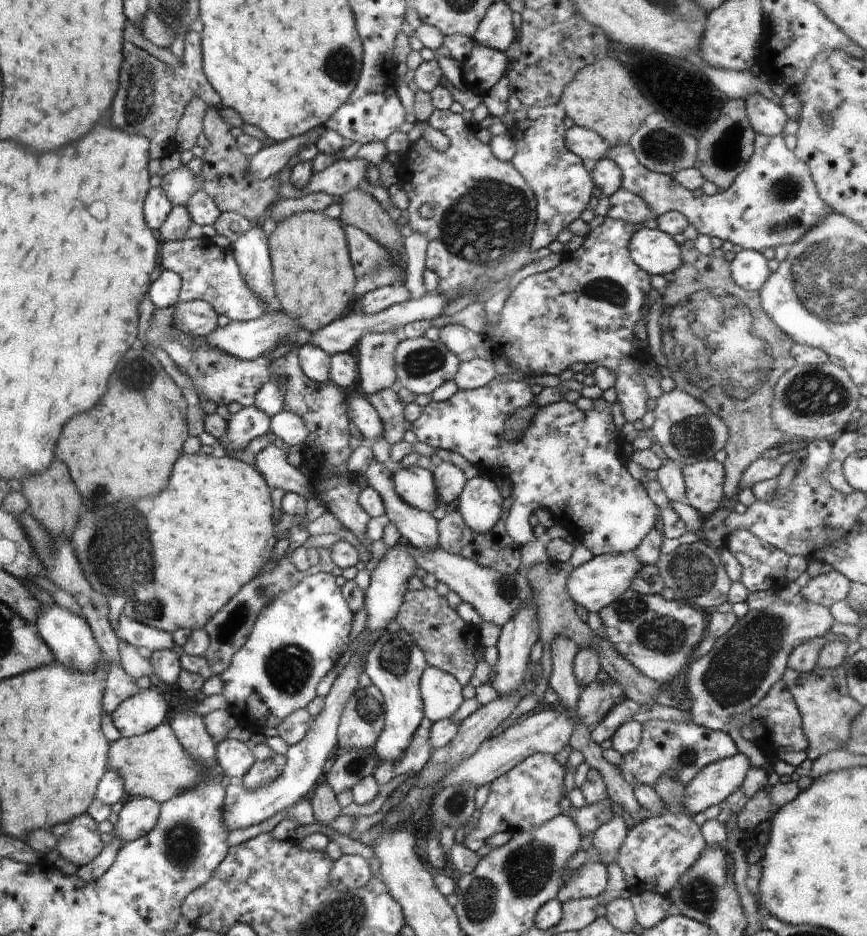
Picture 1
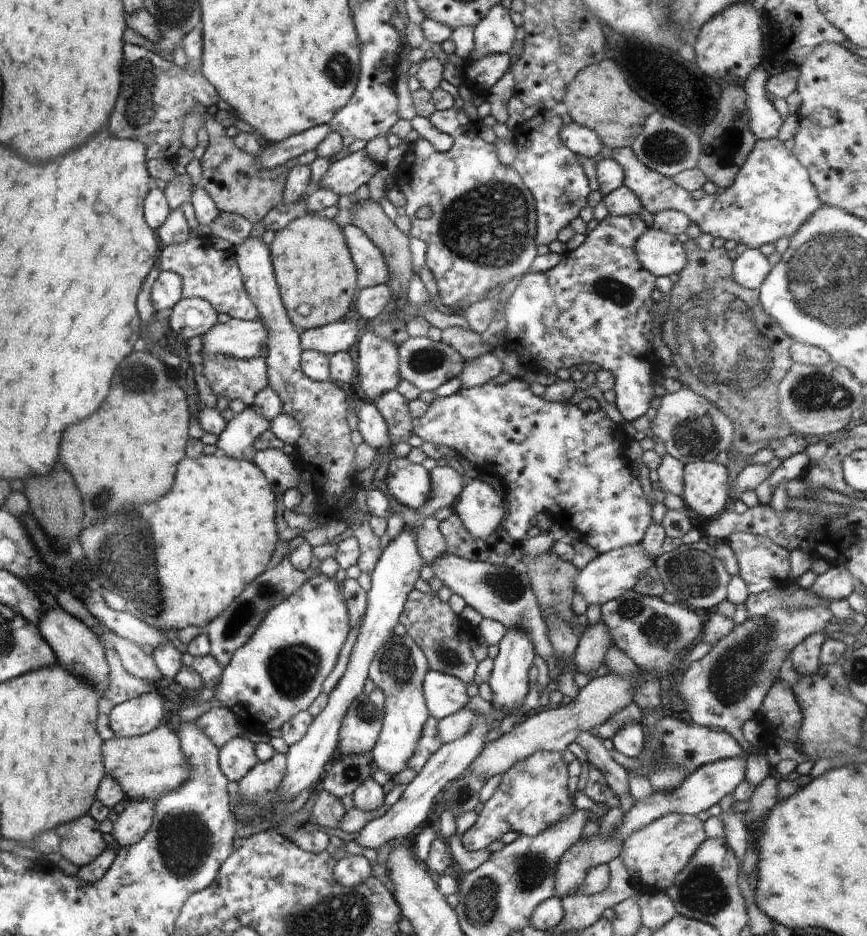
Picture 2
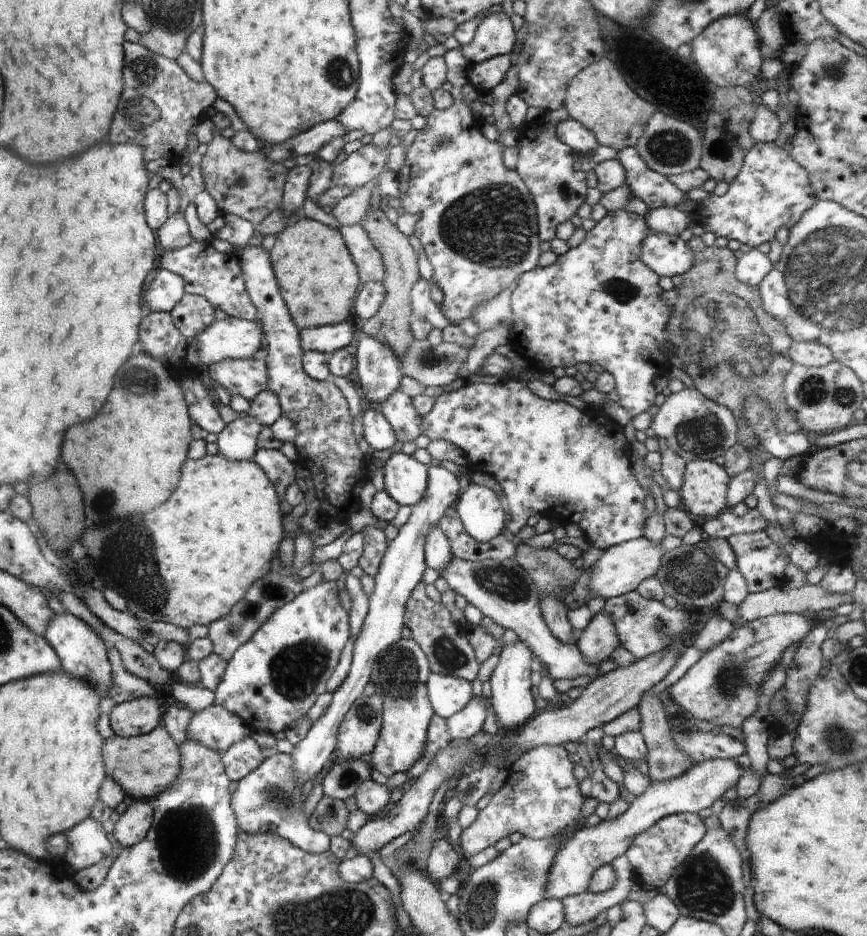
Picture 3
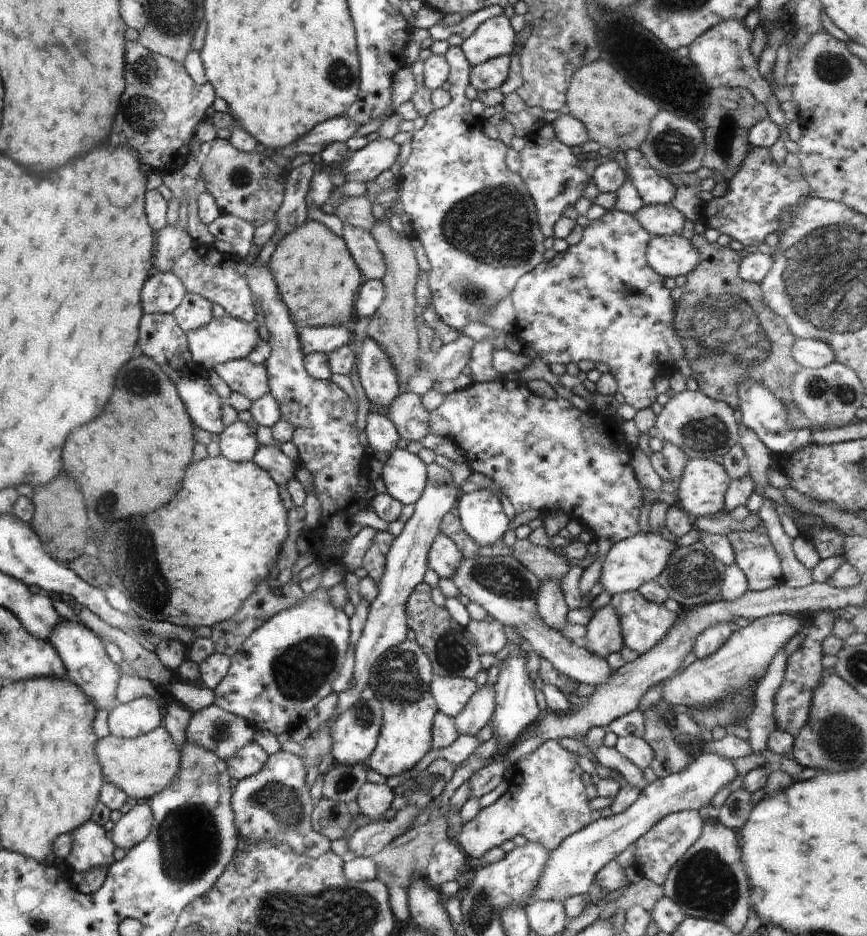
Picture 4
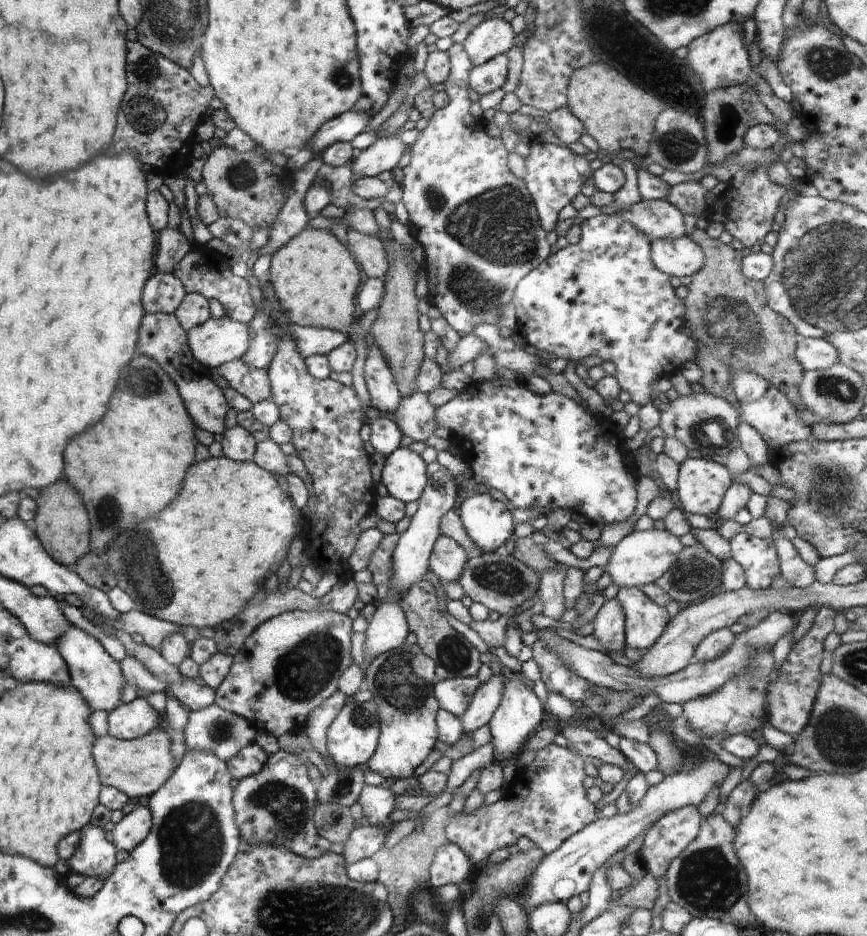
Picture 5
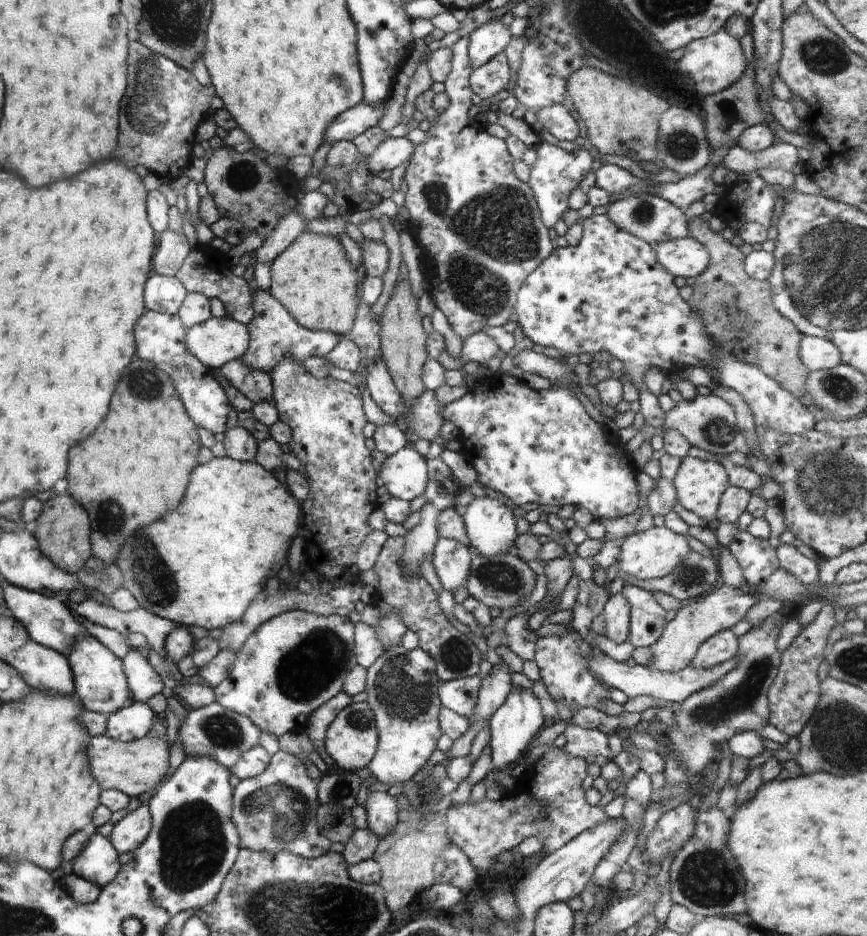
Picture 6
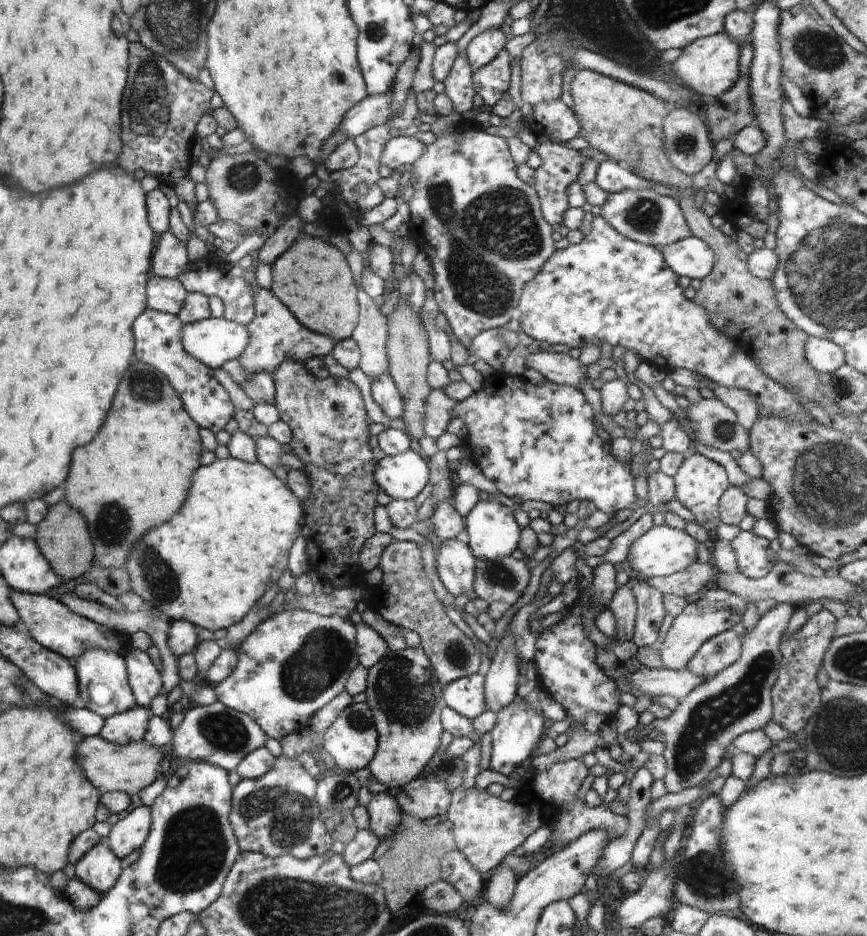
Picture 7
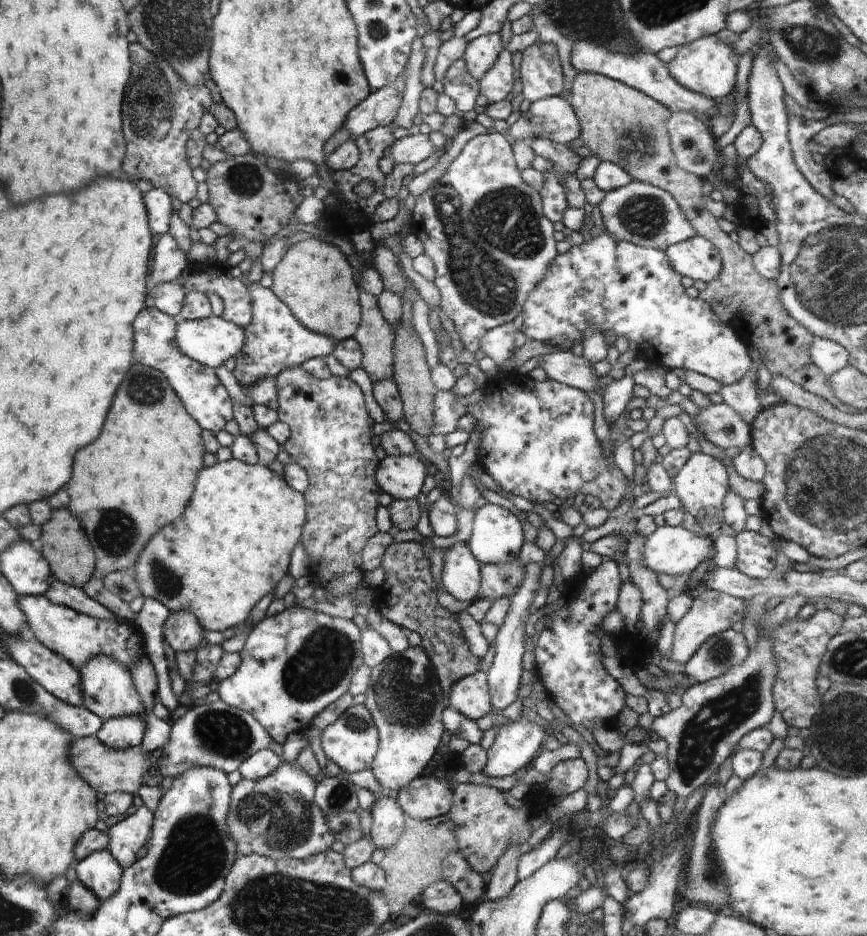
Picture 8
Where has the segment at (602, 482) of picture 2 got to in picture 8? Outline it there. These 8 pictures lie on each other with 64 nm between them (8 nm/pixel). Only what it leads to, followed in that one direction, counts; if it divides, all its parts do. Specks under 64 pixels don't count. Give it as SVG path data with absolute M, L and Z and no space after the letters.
M512 372L508 375L500 373L499 375L492 376L484 389L483 398L471 408L468 412L476 420L476 429L482 430L482 444L478 448L478 465L482 470L487 473L498 484L504 492L510 492L514 496L520 496L525 498L533 504L543 504L545 506L552 507L554 509L562 507L568 500L568 498L576 497L578 493L584 494L584 496L595 496L600 500L601 507L607 511L614 511L620 507L626 500L629 500L634 491L631 491L631 480L628 479L622 470L619 470L616 466L610 466L607 459L604 459L601 442L597 440L594 433L594 404L592 400L582 390L561 384L551 379L544 380L543 382L534 381L527 374L517 374Z

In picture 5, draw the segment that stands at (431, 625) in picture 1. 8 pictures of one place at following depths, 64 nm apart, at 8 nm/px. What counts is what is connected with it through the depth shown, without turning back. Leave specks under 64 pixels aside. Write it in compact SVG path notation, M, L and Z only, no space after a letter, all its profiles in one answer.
M425 580L406 590L399 606L404 612L409 630L418 637L417 644L422 653L435 663L438 679L476 677L482 665L479 660L480 654L462 634L450 626L438 606L436 591L432 584Z

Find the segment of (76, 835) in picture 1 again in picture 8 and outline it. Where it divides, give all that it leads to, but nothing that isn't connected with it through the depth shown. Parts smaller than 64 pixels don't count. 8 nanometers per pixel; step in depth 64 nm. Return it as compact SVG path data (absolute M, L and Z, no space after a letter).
M107 848L78 861L76 874L77 879L96 896L100 904L110 900L121 887L122 868L117 857Z

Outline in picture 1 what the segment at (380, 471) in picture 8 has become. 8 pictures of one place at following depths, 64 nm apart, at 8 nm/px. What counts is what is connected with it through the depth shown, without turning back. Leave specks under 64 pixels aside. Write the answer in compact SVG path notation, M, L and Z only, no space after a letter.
M418 465L407 468L399 467L393 473L392 482L396 494L410 506L428 513L438 507L436 482L432 472Z

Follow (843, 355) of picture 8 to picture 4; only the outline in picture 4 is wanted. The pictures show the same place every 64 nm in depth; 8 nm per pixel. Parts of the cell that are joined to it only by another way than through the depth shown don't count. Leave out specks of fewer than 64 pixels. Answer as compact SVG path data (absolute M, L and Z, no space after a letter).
M796 339L792 346L792 358L800 367L810 370L821 369L835 361L831 346L814 339Z

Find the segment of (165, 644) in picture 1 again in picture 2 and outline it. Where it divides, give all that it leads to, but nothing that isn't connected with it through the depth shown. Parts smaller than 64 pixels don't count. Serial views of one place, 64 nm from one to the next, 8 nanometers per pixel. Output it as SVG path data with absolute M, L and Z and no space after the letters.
M94 587L88 597L87 607L90 614L105 624L108 631L116 636L130 640L136 646L150 646L156 648L158 644L166 642L164 634L144 621L132 616L128 611L115 611L108 607L102 598L100 588Z

